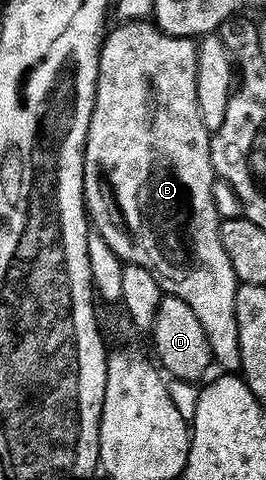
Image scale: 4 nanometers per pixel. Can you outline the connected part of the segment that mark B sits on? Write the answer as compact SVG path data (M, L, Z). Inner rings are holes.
M123 21L113 31L104 34L99 48L99 68L97 69L97 89L93 117L89 121L89 133L83 158L83 202L87 204L87 217L94 234L99 235L113 249L113 253L124 264L132 263L145 269L157 281L160 292L181 297L189 309L193 309L201 329L209 337L209 349L214 366L223 373L235 373L241 368L241 349L237 341L237 317L235 316L235 298L240 282L235 278L233 265L229 265L229 256L221 245L219 224L221 218L214 207L213 189L217 182L215 170L211 168L211 135L204 124L204 115L200 113L197 95L198 49L194 38L182 39L176 35L167 35L151 21Z

